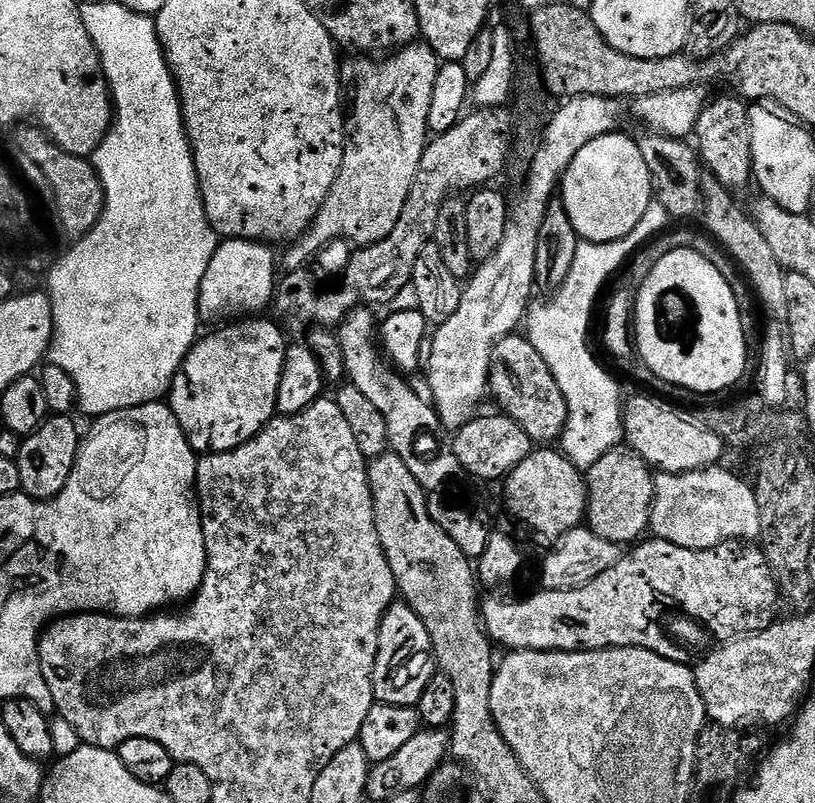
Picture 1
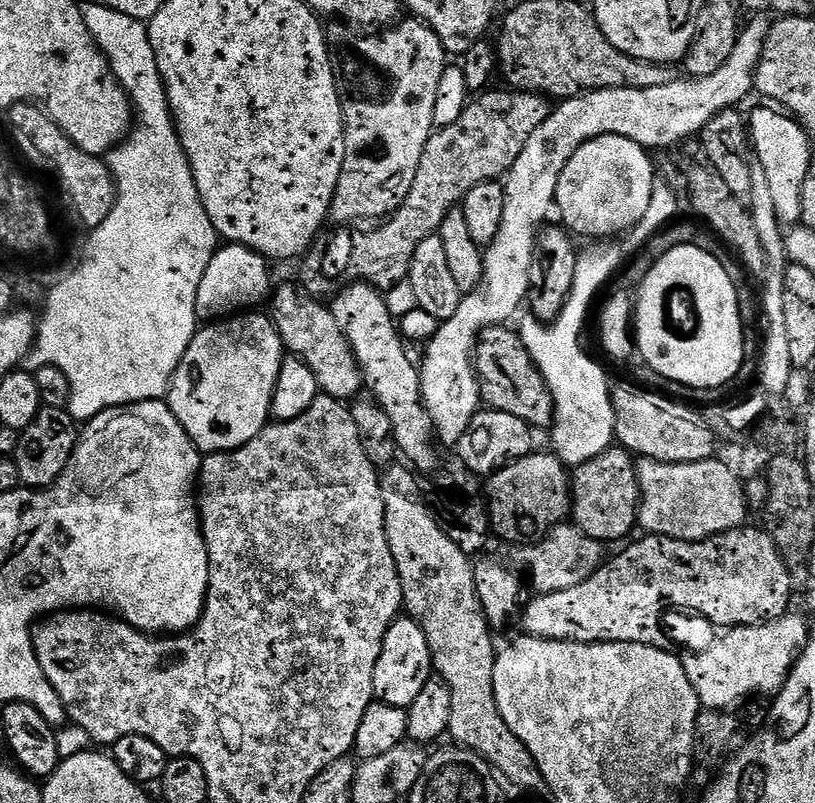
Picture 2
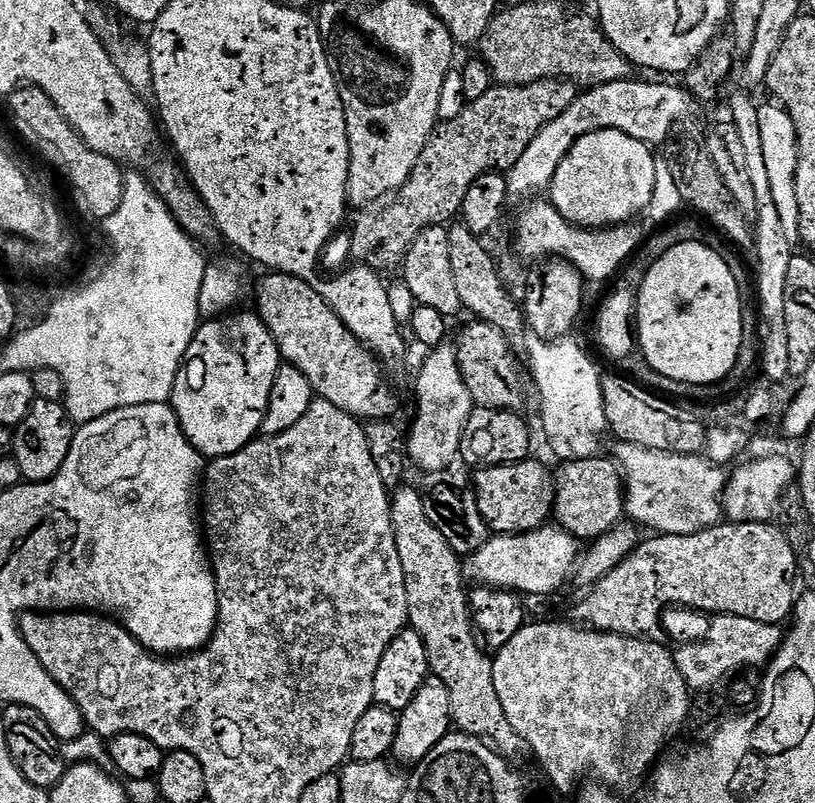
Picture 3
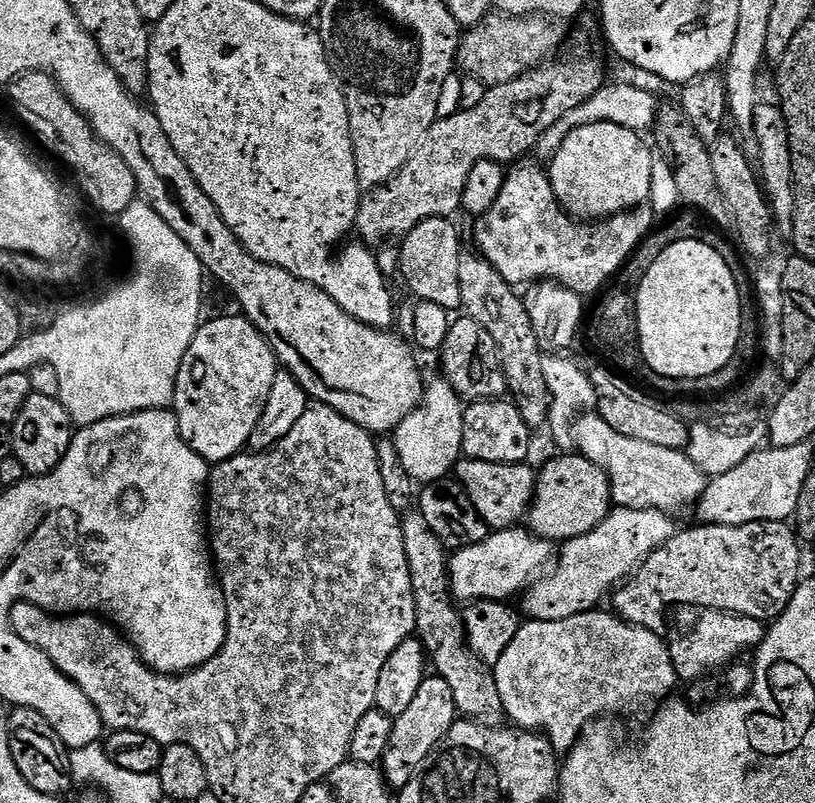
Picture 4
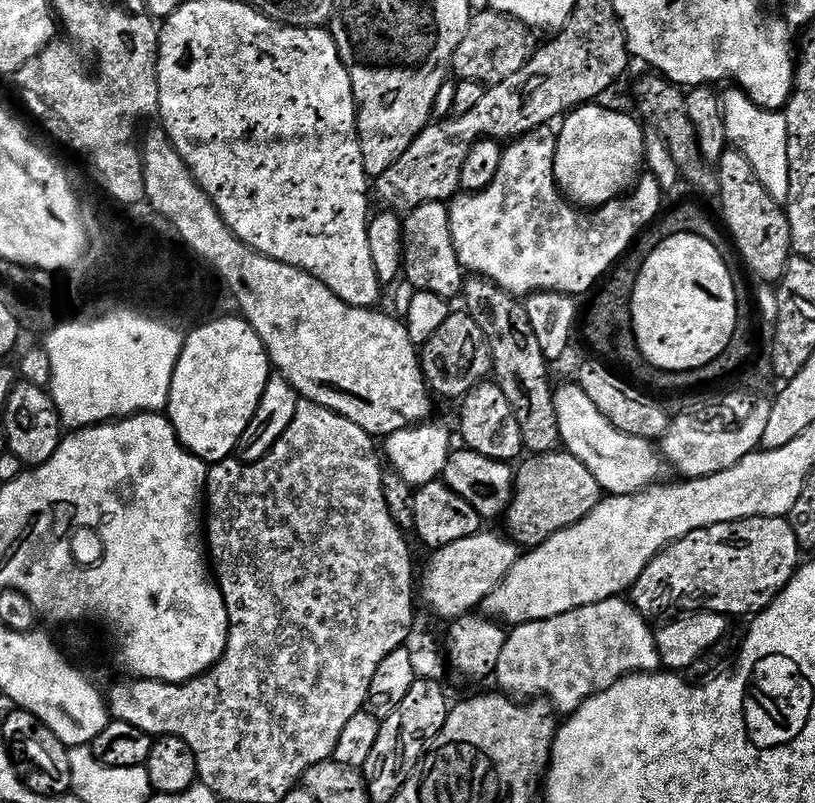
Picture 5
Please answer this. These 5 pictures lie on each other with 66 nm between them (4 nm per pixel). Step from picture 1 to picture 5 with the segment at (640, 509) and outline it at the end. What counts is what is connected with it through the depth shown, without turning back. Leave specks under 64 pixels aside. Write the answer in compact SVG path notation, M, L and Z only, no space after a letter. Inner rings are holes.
M567 450L547 452L545 456L533 455L528 459L516 472L516 491L512 493L512 504L506 513L507 535L513 544L524 550L536 548L560 530L582 522L602 499L598 478Z

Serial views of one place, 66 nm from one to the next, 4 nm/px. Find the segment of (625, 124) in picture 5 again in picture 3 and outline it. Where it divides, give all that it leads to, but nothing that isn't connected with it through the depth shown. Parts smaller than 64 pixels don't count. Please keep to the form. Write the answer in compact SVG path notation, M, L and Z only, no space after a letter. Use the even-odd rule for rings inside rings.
M603 128L578 138L566 158L562 158L562 166L558 166L552 179L550 199L553 206L558 214L562 214L562 218L566 218L577 228L611 228L635 221L635 216L647 209L654 194L654 166L657 157L652 156L652 152L653 149L638 142L638 138L630 138L630 134L622 134L622 130L613 128Z

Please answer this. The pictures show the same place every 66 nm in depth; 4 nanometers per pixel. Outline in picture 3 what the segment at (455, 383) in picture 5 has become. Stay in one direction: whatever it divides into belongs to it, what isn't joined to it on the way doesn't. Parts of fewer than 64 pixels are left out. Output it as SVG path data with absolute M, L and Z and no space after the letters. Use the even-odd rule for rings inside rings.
M471 322L460 332L460 340L455 341L456 357L466 390L470 390L473 405L494 410L523 413L524 376L520 364L508 345L509 337L494 326L483 322Z

